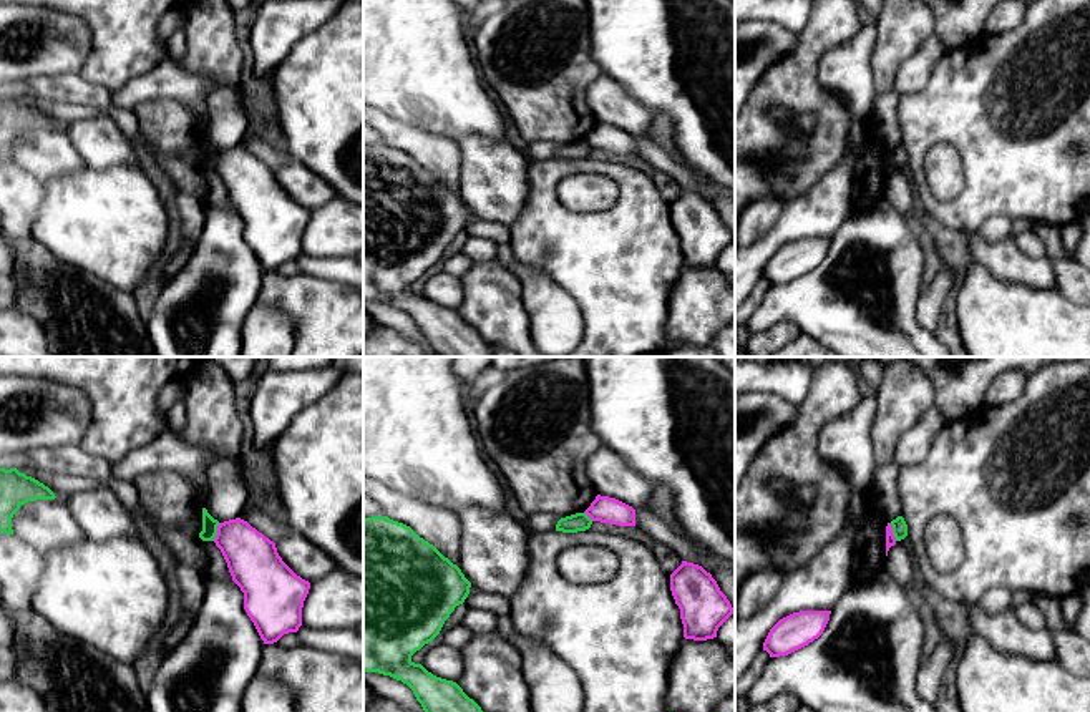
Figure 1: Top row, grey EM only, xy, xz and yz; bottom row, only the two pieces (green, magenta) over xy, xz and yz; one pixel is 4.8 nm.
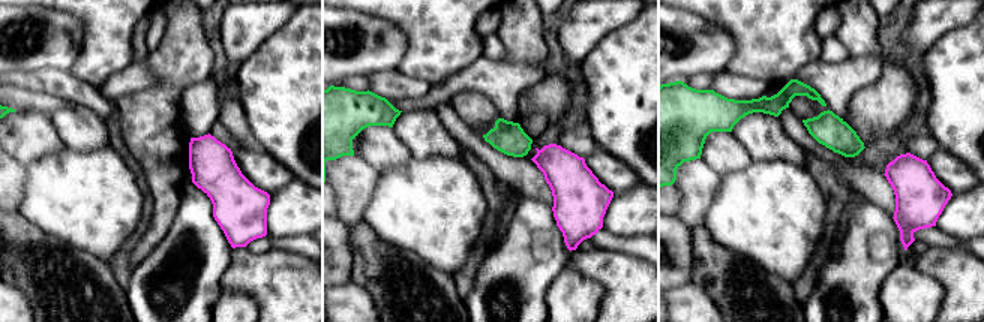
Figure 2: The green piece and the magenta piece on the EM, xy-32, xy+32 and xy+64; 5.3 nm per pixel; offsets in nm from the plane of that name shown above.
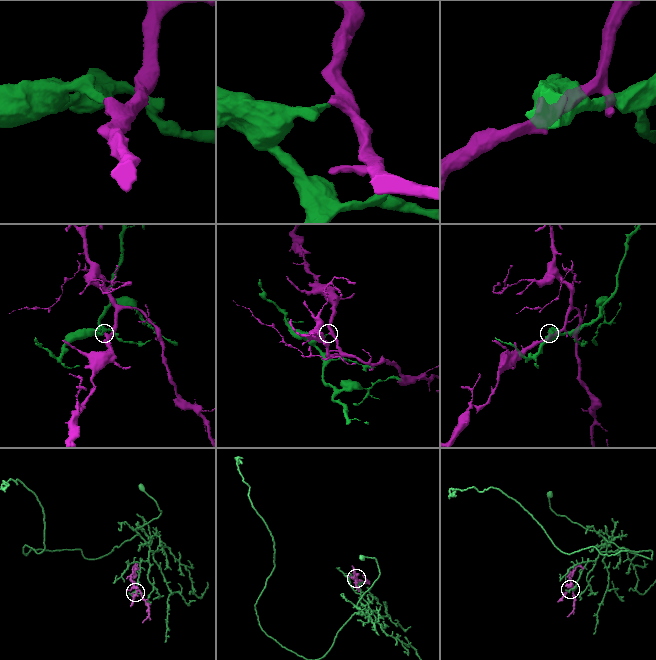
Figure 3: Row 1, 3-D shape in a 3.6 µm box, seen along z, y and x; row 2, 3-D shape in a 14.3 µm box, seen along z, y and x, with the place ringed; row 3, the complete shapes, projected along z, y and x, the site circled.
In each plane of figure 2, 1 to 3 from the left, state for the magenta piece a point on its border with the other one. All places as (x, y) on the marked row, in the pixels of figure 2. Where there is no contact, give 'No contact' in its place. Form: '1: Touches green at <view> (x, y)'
1: No contact
2: No contact
3: No contact

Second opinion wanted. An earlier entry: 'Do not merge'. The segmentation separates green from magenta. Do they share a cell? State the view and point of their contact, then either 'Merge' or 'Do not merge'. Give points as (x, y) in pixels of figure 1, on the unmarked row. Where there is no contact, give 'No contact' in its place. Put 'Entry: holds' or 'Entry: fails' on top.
Entry: holds
Touches green at xy (216, 160). Do not merge

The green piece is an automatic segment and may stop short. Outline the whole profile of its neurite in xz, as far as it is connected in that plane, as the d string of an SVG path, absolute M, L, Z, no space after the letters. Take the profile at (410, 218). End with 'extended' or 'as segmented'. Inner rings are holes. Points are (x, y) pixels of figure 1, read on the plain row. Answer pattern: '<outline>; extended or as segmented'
M388 144L363 146L363 302L378 300L406 312L440 357L493 357L491 347L456 310L436 305L411 289L416 279L440 262L455 236L468 226L470 216L461 198L410 154Z; as segmented

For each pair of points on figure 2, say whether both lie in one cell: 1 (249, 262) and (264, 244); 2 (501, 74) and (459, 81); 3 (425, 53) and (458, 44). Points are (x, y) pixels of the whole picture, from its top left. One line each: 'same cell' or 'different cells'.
1: different cells
2: same cell
3: same cell

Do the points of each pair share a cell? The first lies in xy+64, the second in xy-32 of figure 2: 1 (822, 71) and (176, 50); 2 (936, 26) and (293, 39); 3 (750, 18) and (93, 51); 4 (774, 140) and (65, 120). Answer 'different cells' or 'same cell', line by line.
1: different cells
2: different cells
3: same cell
4: same cell

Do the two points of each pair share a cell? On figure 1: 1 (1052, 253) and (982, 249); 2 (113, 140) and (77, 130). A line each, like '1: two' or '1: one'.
1: two
2: one

